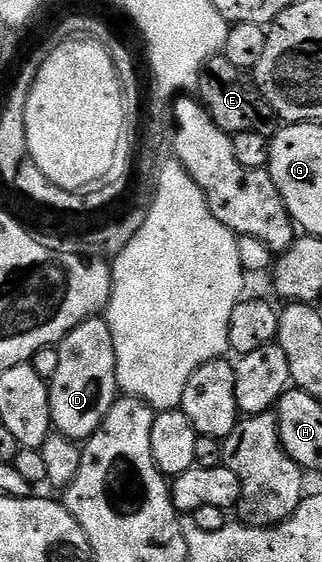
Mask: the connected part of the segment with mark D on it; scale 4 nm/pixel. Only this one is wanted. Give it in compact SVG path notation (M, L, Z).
M103 317L87 318L78 328L74 328L58 343L60 359L58 372L48 382L50 396L50 412L55 433L65 434L73 440L87 440L99 428L106 412L116 403L118 387L116 385L116 357L114 356L114 340L110 336L110 328Z

